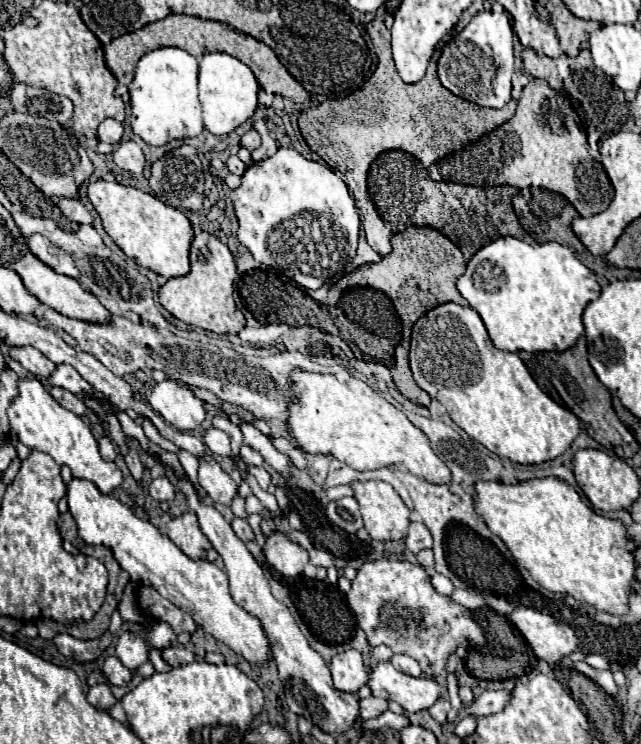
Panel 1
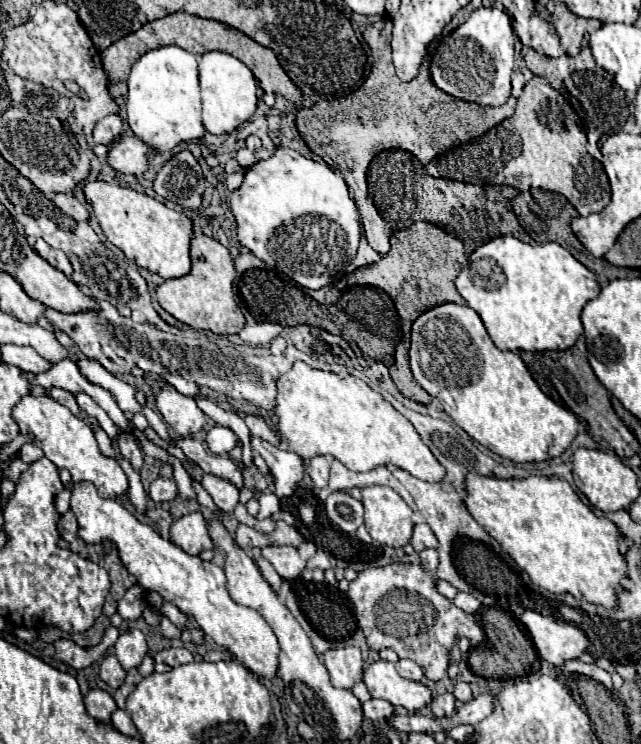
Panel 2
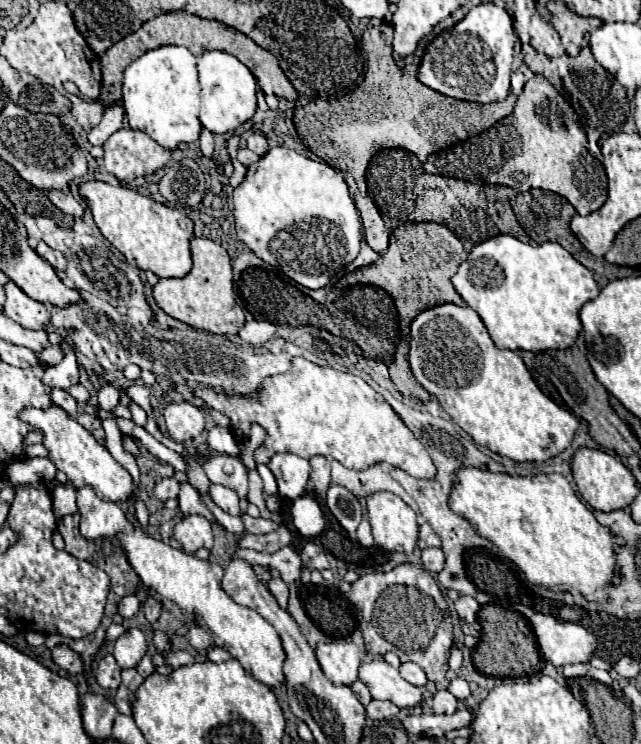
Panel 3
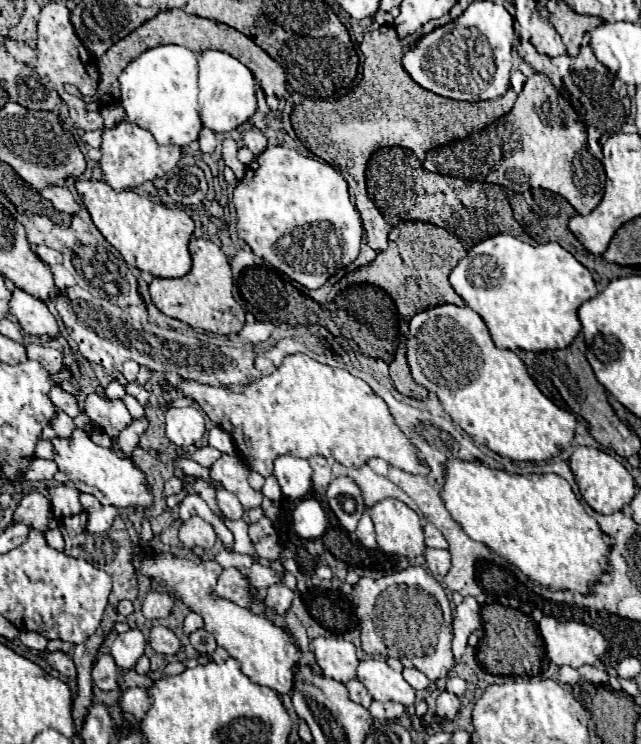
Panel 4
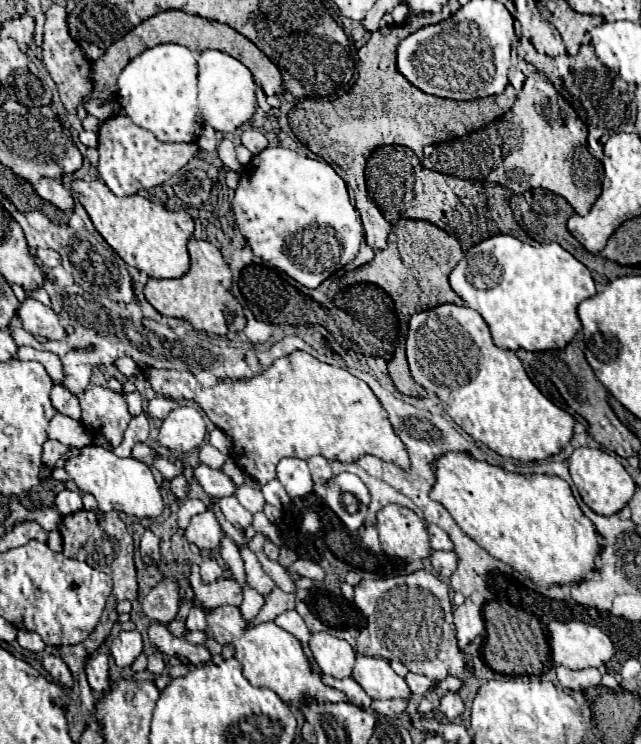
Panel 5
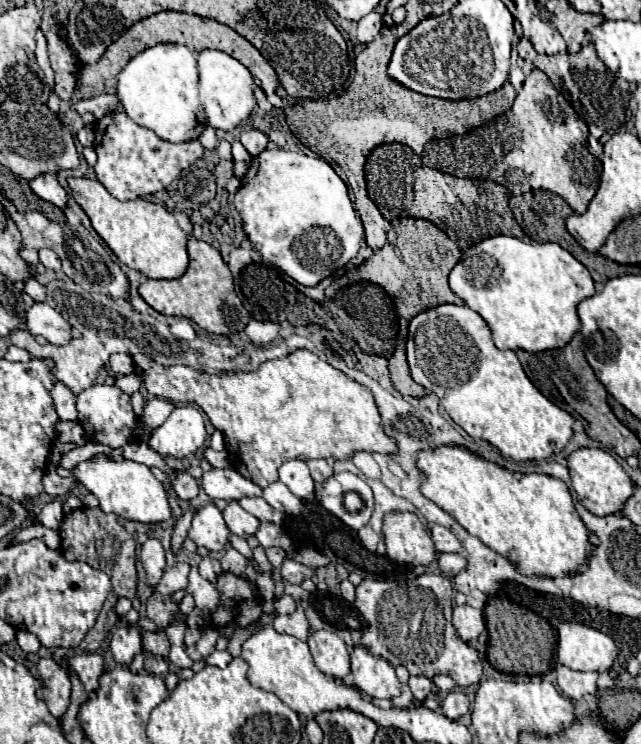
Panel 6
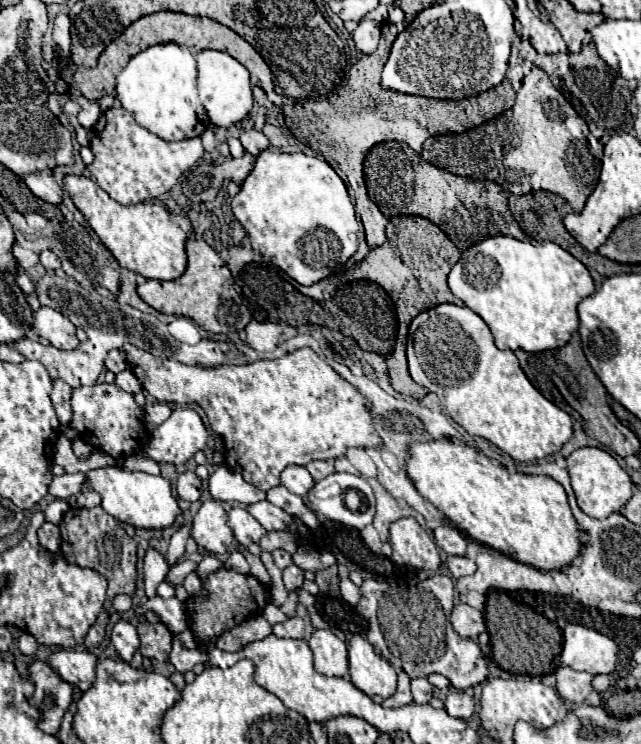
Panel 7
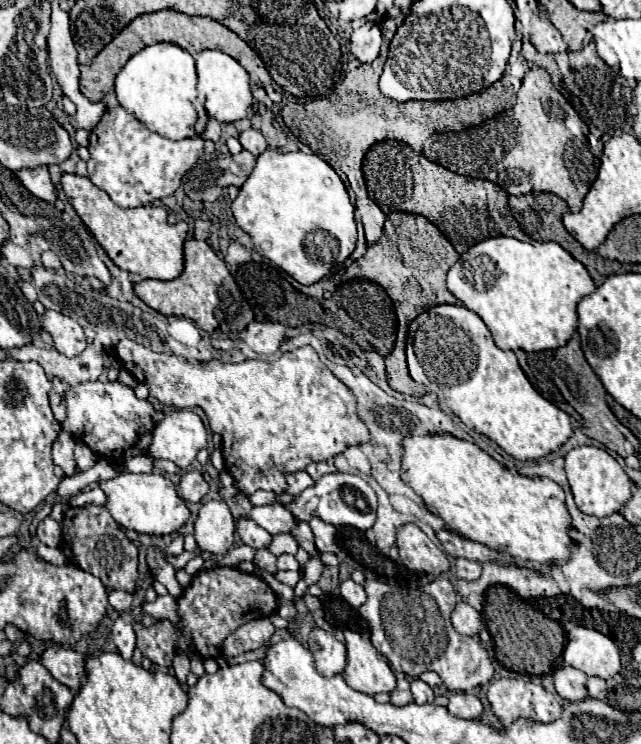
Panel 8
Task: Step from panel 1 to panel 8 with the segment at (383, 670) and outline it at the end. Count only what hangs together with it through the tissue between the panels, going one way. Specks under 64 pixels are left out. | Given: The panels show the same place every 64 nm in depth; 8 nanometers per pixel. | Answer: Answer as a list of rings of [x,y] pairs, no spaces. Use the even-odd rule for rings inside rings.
[[[344,632],[348,648],[348,664],[344,670],[346,682],[364,694],[386,692],[390,694],[396,688],[396,676],[388,666],[386,658],[372,646],[368,638],[362,638],[358,632]]]

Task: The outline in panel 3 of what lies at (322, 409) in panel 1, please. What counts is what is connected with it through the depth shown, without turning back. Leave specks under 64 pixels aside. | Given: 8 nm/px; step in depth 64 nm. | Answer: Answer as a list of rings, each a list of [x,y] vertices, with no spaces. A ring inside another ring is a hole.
[[[294,358],[292,368],[288,372],[276,374],[276,376],[270,376],[264,380],[258,398],[226,396],[226,394],[214,392],[212,388],[198,388],[198,390],[194,390],[194,394],[198,398],[202,398],[206,402],[206,406],[224,412],[234,422],[232,430],[238,438],[244,438],[250,434],[252,422],[258,422],[260,426],[264,426],[268,438],[256,450],[256,462],[268,464],[268,458],[276,452],[292,452],[306,460],[320,454],[320,456],[330,456],[330,458],[338,460],[340,464],[344,464],[350,470],[366,470],[378,462],[388,462],[416,478],[432,480],[432,476],[436,476],[436,466],[432,464],[432,458],[428,456],[428,452],[420,444],[420,440],[400,420],[400,416],[392,410],[392,406],[384,400],[384,396],[378,394],[376,390],[372,390],[360,376],[340,372],[334,368],[322,368],[304,358]]]

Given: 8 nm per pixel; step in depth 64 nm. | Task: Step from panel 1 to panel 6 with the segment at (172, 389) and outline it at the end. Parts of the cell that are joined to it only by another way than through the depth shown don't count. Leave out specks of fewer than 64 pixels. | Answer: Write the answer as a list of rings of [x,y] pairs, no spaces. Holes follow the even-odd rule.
[[[178,406],[168,420],[156,428],[148,446],[162,456],[186,458],[200,450],[206,442],[206,428],[202,414],[192,406]]]

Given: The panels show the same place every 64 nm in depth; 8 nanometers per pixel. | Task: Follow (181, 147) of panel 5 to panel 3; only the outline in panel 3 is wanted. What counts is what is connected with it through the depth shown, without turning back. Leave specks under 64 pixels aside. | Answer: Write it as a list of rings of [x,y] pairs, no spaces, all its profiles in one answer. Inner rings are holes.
[[[122,128],[112,134],[104,148],[104,168],[120,182],[146,176],[170,160],[170,150],[158,146],[148,134]]]

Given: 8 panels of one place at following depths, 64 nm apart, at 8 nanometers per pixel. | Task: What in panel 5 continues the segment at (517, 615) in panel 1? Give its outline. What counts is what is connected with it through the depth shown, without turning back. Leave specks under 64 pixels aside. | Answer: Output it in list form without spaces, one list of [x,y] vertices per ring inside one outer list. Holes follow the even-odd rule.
[[[568,620],[568,622],[548,622],[548,644],[550,654],[556,664],[568,666],[572,670],[582,668],[604,668],[612,658],[612,640],[596,626]]]

